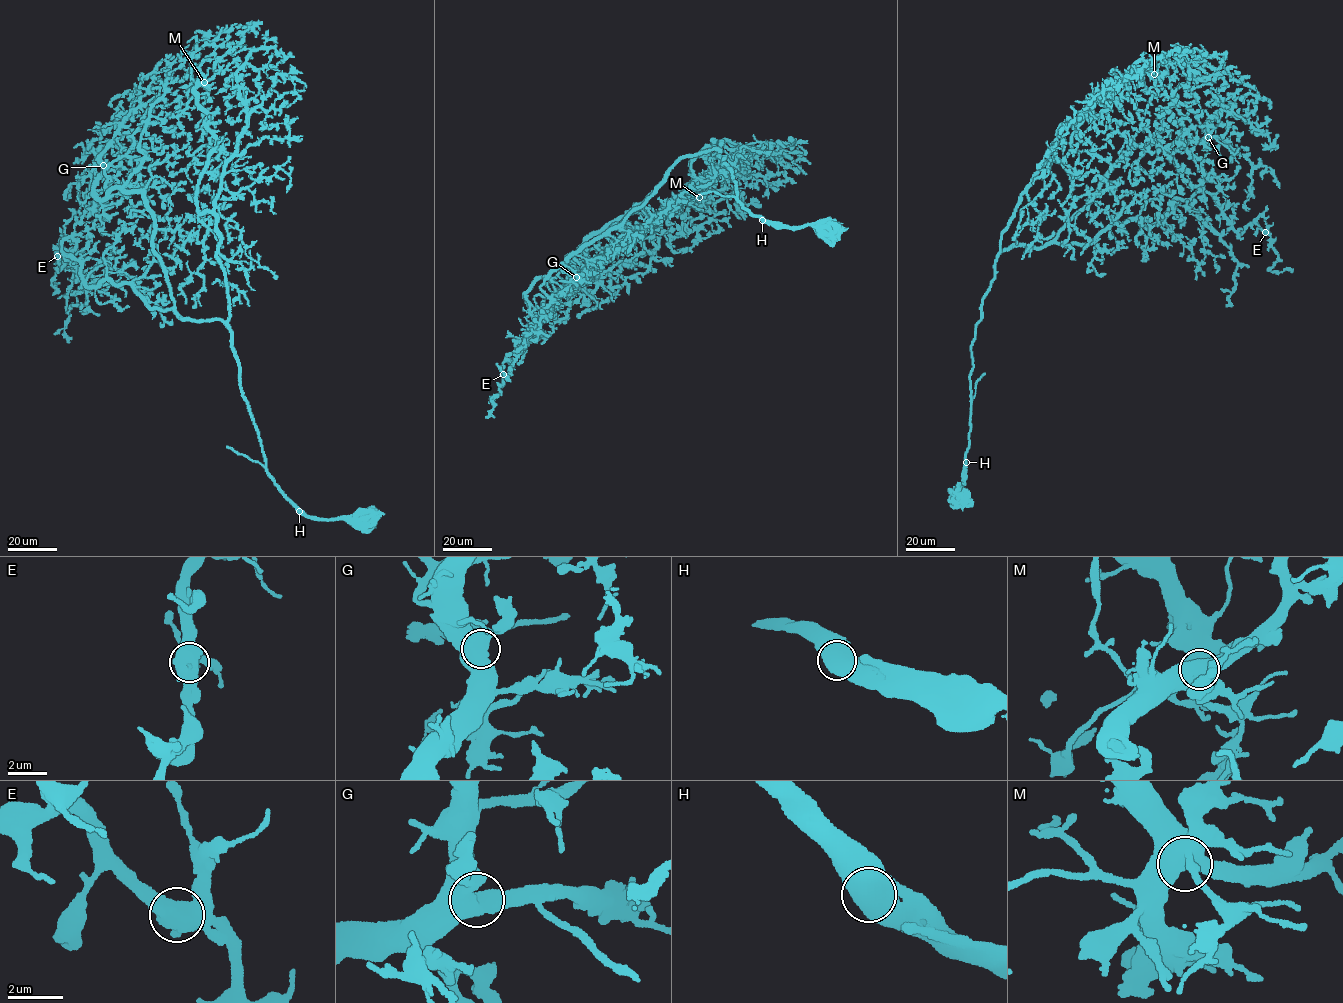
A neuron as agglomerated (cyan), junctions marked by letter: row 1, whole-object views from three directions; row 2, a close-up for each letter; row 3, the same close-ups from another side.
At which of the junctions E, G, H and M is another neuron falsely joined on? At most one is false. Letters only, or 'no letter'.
no letter

